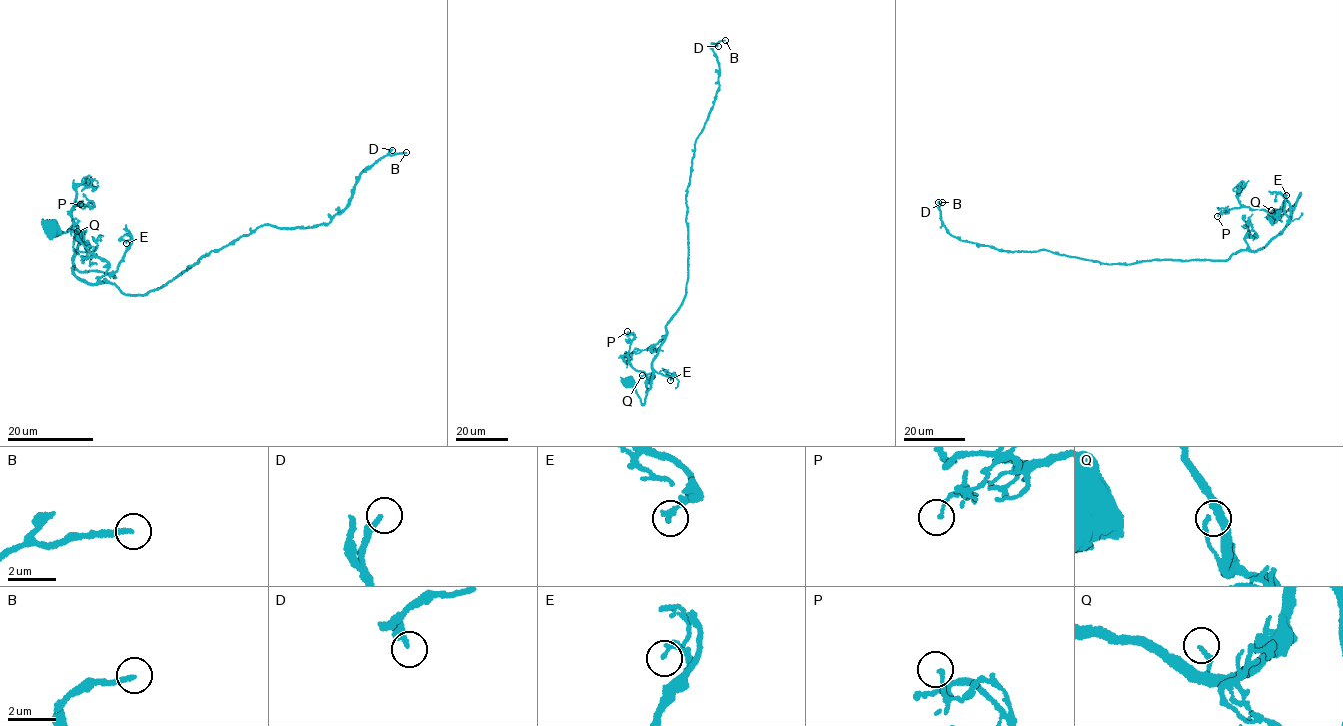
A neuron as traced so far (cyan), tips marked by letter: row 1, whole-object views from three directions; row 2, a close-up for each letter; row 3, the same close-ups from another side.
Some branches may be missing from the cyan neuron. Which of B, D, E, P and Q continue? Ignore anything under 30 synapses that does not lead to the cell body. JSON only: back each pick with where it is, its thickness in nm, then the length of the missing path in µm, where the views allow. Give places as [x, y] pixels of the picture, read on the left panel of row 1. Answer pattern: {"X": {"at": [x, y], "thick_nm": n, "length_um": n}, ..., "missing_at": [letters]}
{"B": {"at": [406, 152], "thick_nm": 190, "length_um": 130}, "D": {"at": [392, 150], "thick_nm": 280, "length_um": 160}, "missing_at": ["B", "D"]}

